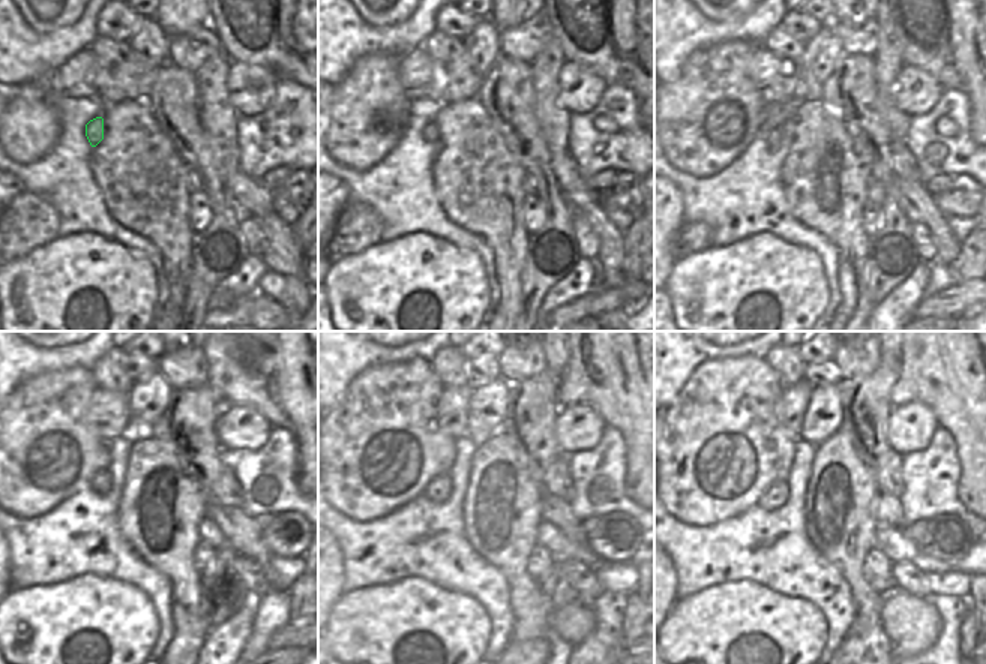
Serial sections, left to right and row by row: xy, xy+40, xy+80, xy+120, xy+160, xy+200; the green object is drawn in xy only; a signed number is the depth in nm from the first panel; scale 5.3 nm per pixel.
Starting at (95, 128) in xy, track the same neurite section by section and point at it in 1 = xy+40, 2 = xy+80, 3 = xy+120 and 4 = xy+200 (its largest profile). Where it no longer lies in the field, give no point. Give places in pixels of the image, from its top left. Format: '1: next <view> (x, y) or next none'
1: next xy+40 (431, 132)
2: next xy+80 (772, 137)
3: next xy+120 (101, 483)
4: next xy+200 (775, 496)

